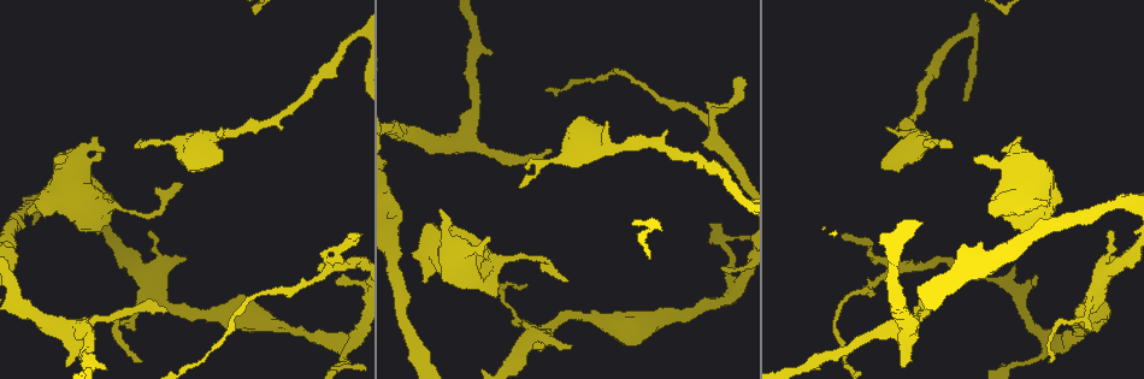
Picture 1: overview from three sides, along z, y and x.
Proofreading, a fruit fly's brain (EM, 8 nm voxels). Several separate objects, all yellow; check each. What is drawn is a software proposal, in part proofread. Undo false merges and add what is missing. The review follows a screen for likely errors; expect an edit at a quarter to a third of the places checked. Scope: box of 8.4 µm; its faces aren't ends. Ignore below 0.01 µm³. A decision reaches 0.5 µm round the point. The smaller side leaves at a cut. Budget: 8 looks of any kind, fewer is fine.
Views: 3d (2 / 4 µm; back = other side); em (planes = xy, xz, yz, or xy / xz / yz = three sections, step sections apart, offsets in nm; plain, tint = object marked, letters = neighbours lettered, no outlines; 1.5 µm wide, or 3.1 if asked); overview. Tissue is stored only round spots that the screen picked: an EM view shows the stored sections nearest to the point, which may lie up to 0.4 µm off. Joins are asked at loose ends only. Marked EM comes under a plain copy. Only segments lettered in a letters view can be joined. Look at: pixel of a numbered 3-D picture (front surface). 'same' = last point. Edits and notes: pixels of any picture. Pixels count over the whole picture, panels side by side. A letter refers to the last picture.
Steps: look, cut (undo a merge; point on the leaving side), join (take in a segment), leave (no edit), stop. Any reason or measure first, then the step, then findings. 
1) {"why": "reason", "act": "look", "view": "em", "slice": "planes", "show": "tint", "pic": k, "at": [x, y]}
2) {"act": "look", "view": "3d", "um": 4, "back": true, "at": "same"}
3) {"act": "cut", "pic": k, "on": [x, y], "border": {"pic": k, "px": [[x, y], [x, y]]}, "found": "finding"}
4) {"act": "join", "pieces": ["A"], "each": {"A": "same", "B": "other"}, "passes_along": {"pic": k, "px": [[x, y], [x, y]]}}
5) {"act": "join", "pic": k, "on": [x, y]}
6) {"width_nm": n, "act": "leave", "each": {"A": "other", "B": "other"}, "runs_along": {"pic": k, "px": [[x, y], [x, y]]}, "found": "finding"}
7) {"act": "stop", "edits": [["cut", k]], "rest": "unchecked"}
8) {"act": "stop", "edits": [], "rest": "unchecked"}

{"why": "thin end", "act": "look", "view": "3d", "um": 2, "pic": 1, "at": [165, 311]}

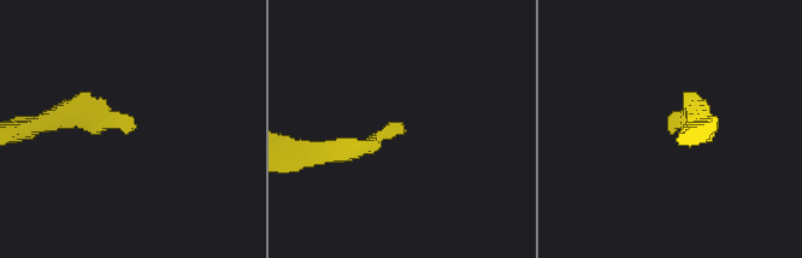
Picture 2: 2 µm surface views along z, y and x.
{"why": "need the tissue", "act": "look", "view": "em", "slice": "planes", "show": "letters", "pic": 2, "at": [133, 128]}

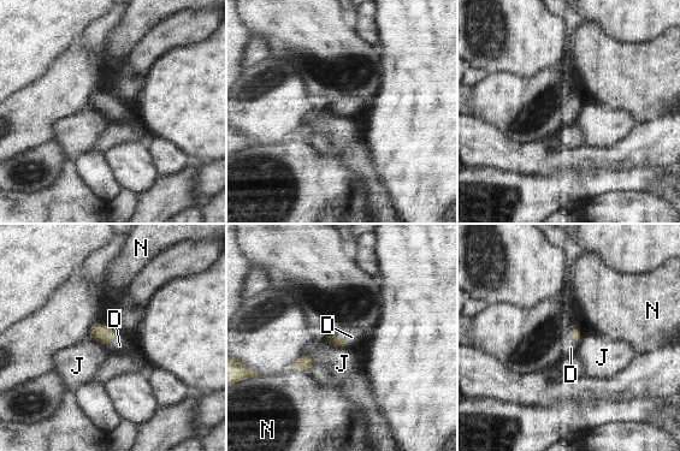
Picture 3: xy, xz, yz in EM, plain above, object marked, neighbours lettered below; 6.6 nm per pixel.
{"act": "join", "pieces": ["D"], "each": {"D": "same", "J": "other", "N": "other"}, "passes_along": {"pic": 3, "px": [[104, 334], [112, 339], [119, 345]]}, "found": "the cell continues"}

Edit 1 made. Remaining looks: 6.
{"why": "branch stops here", "act": "look", "view": "em", "slice": "yz", "step": 8, "show": "letters", "pic": 1, "at": [571, 345]}

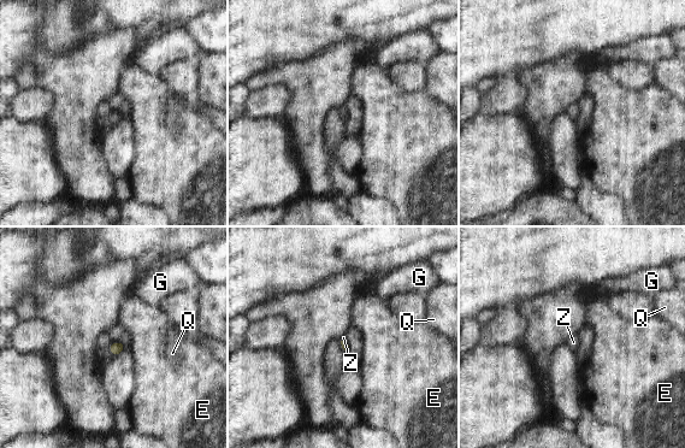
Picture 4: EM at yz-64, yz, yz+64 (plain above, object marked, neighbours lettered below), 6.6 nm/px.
{"act": "look", "view": "em", "slice": "planes", "show": "letters", "at": "same"}

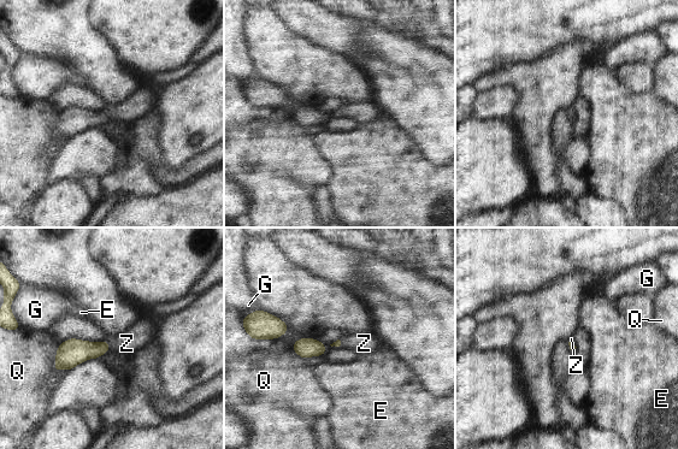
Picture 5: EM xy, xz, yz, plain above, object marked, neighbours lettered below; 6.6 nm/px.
{"act": "join", "pieces": ["Z"], "each": {"E": "other", "G": "other", "Q": "other", "Z": "same"}, "passes_along": {"pic": 5, "px": [[74, 352], [110, 347], [127, 343]]}, "found": "it goes on there"}

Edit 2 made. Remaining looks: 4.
{"act": "look", "view": "overview"}

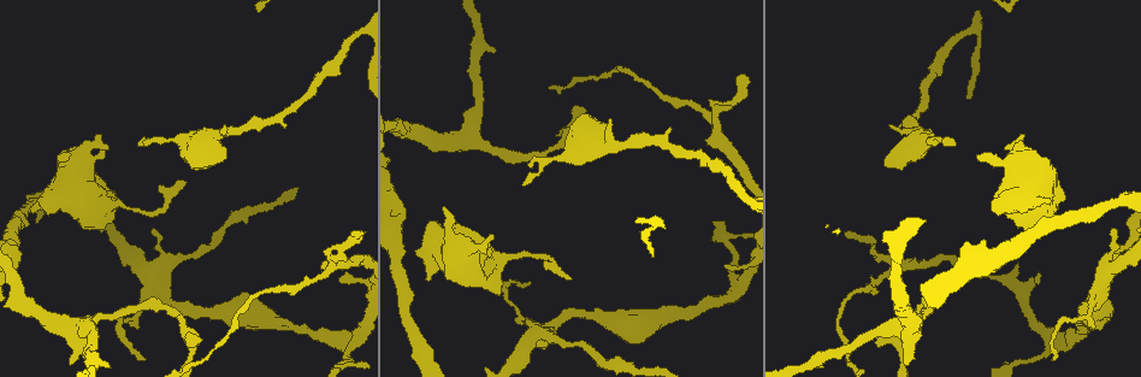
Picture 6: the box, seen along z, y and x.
{"act": "look", "view": "3d", "um": 2, "pic": 6, "at": [977, 155]}

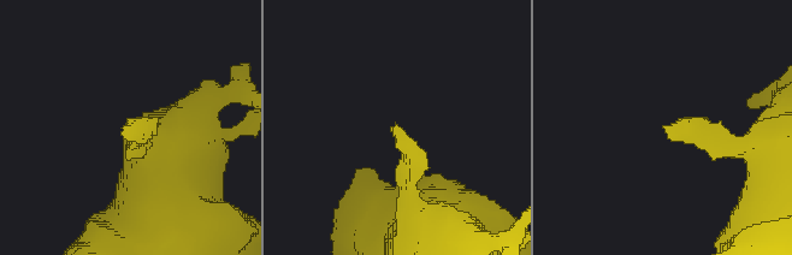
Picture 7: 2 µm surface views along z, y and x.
{"act": "look", "view": "em", "slice": "planes", "show": "letters", "pic": 7, "at": [127, 125]}

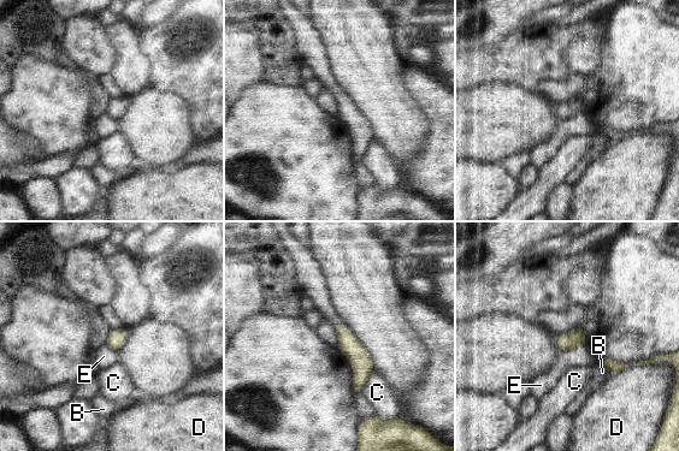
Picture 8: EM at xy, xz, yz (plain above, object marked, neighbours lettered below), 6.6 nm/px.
{"act": "leave", "each": {"B": "other", "C": "other", "D": "other", "E": "other"}, "runs_along": {"pic": 8, "px": [[338, 326], [359, 358], [358, 389]]}, "found": "no lettered segment goes on from it"}

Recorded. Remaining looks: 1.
{"act": "stop", "edits": [["join", 3], ["join", 5]], "rest": "unchecked"}

